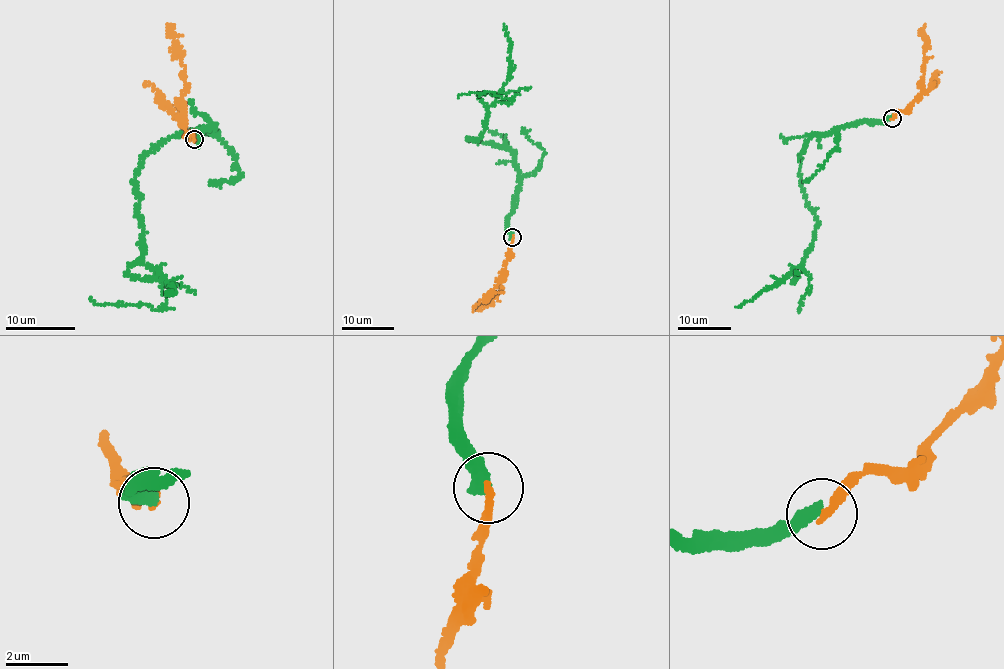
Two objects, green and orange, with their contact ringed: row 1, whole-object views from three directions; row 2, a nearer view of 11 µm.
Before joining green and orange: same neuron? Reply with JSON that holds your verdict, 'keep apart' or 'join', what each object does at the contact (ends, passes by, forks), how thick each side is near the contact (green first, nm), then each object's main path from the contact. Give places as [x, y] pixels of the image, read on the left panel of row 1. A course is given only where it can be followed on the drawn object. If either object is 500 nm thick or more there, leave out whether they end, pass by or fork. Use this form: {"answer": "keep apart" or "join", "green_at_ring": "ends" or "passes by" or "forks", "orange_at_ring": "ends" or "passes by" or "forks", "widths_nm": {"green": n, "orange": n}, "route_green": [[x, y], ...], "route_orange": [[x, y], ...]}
{"answer": "keep apart", "green_at_ring": "ends", "orange_at_ring": "ends", "widths_nm": {"green": 480, "orange": 260}, "route_green": [[193, 138], [214, 125], [161, 141], [136, 175], [142, 260], [165, 303], [89, 299]], "route_orange": [[193, 138], [182, 121], [186, 79], [180, 46], [168, 28], [173, 24]]}

